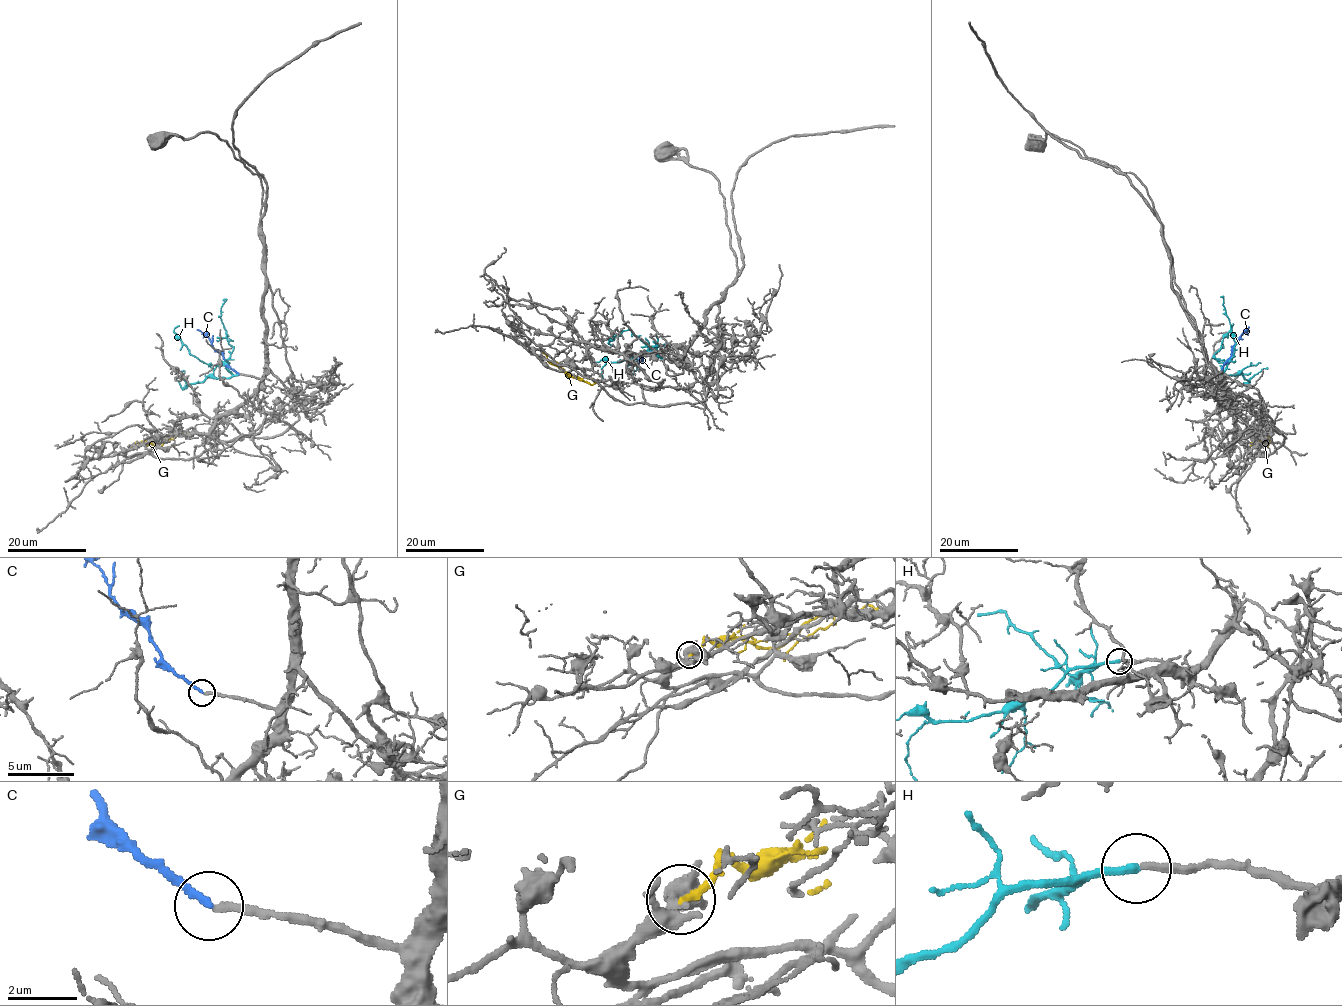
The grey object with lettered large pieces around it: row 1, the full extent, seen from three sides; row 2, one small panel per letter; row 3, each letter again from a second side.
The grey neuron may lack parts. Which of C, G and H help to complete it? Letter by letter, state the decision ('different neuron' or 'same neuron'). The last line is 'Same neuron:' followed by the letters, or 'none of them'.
C: different neuron
G: different neuron
H: same neuron
Same neuron: H

